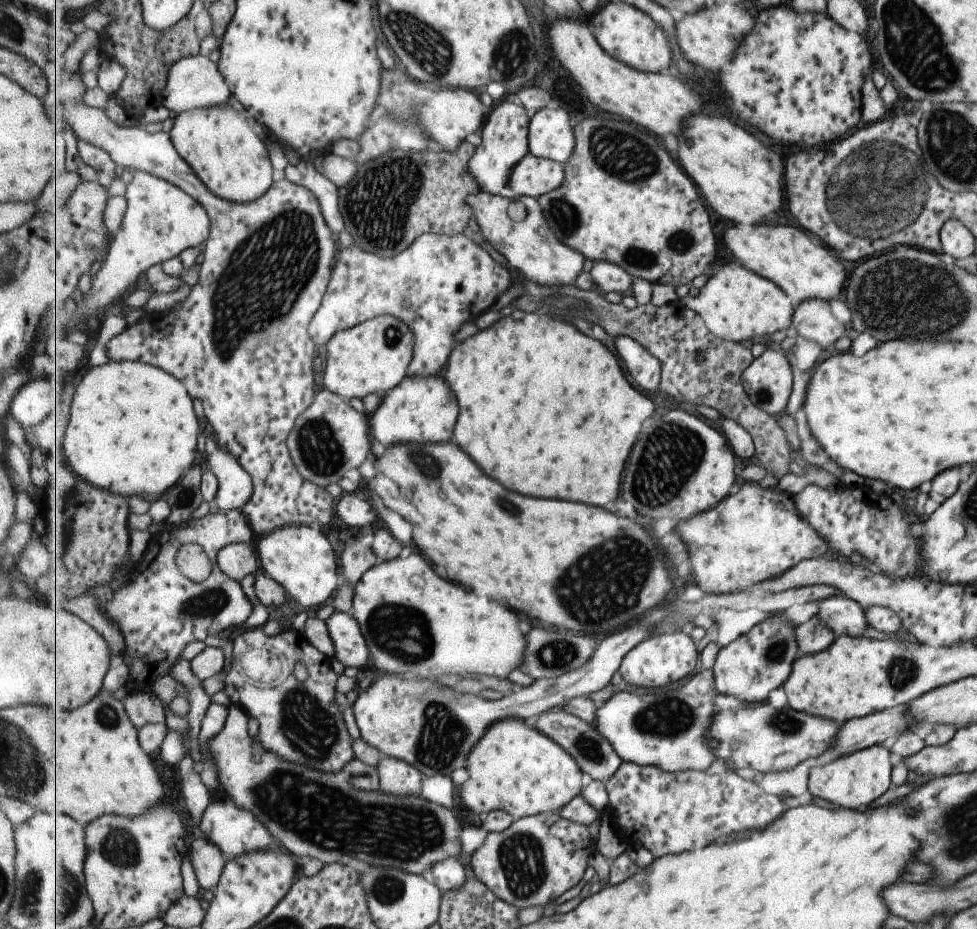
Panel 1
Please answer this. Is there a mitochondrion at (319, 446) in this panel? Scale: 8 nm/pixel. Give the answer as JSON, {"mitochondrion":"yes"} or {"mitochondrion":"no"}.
{"mitochondrion":"yes"}

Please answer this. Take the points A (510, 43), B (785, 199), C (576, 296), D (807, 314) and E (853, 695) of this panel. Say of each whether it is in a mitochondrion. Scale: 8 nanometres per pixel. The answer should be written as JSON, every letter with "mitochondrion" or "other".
{"A":"mitochondrion","B":"other","C":"other","D":"other","E":"other"}

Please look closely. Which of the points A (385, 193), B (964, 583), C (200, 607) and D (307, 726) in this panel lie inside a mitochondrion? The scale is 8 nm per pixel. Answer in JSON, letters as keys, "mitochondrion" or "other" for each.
{"A":"mitochondrion","B":"other","C":"mitochondrion","D":"mitochondrion"}

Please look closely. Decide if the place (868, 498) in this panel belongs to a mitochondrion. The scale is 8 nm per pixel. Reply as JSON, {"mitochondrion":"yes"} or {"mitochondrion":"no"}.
{"mitochondrion":"no"}

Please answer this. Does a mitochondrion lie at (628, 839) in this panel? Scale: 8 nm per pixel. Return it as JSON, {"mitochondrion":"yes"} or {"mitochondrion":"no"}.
{"mitochondrion":"no"}

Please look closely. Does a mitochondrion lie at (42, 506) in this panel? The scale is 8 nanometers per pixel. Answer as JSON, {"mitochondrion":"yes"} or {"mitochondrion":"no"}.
{"mitochondrion":"no"}

